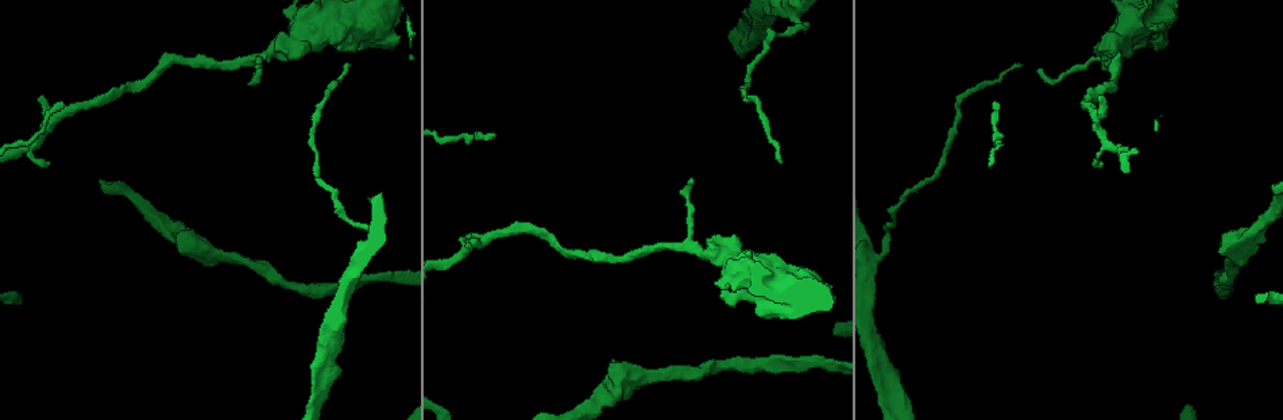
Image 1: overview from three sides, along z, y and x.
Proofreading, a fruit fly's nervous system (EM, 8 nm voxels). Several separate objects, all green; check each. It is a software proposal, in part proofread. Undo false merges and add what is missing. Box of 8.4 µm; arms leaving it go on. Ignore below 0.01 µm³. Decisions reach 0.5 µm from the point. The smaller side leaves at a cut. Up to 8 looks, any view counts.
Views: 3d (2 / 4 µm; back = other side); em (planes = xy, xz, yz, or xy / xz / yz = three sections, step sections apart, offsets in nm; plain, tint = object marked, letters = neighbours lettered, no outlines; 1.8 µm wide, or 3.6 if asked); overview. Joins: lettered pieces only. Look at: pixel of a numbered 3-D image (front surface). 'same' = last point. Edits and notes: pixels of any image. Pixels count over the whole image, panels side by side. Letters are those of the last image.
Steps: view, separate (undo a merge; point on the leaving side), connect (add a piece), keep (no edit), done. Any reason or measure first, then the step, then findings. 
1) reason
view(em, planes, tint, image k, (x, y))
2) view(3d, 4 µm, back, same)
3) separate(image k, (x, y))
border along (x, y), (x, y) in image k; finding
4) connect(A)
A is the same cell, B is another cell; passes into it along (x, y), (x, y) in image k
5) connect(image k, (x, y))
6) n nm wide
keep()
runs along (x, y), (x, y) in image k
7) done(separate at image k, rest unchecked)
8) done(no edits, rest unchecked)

calibre changes
view(em, planes, letters, image 1, (1232, 241))

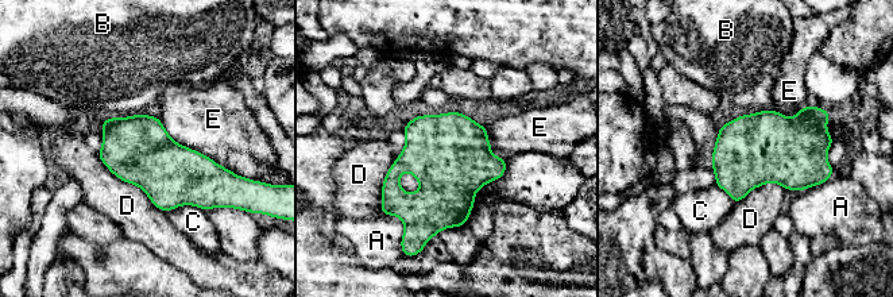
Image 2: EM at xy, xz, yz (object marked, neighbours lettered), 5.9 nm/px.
400 nm wide
keep()
A, B, C, D and E are other cells; all the same neuron

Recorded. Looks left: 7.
long arm stops here
view(em, 3.6 µm, planes, letters, image 1, (1018, 67))

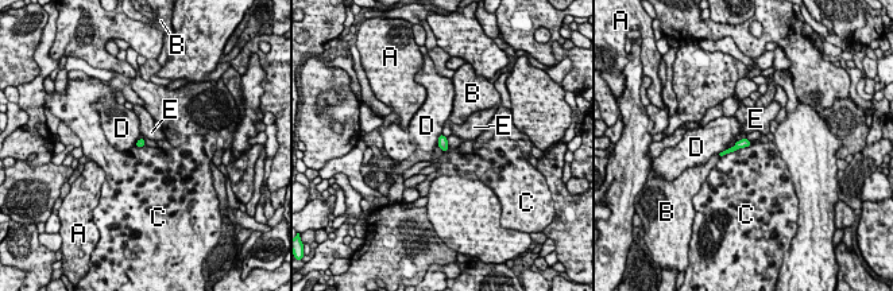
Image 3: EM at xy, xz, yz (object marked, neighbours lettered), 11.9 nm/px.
keep()
A, B, C, D and E are other cells; none of them fits

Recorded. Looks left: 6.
thick turns thin
view(3d, 4 µm, back, image 1, (264, 55))

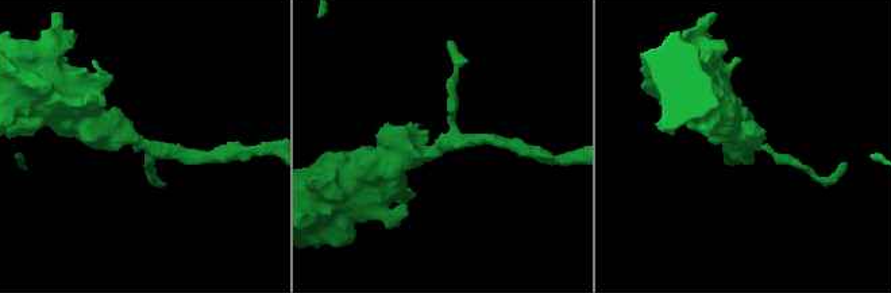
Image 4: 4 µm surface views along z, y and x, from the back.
need the tissue
view(em, planes, letters, image 4, (142, 144))

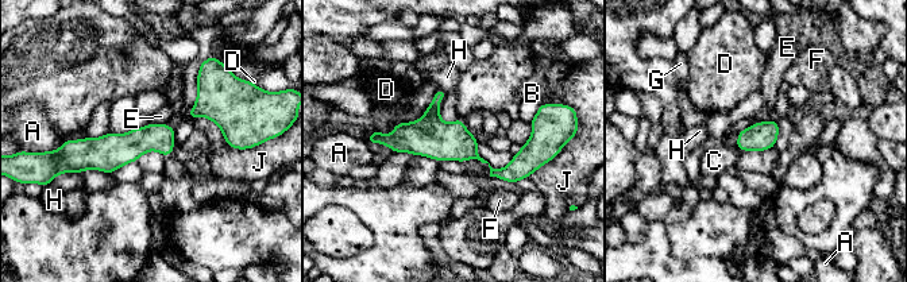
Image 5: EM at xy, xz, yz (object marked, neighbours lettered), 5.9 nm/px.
170 nm wide
keep()
A, B, C, D, E, F, G, H and J are other cells; border along (764, 120), (755, 122), (738, 131) in image 5; all the same neuron

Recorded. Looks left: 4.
done(no edits, rest unchecked)

